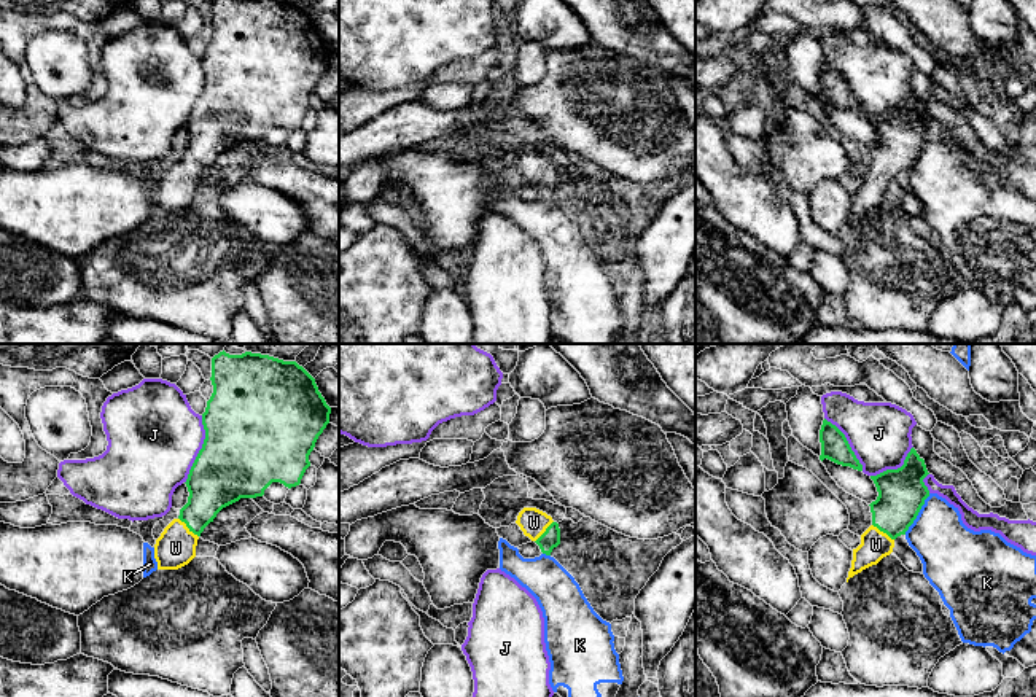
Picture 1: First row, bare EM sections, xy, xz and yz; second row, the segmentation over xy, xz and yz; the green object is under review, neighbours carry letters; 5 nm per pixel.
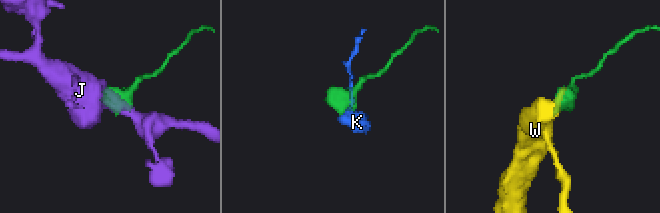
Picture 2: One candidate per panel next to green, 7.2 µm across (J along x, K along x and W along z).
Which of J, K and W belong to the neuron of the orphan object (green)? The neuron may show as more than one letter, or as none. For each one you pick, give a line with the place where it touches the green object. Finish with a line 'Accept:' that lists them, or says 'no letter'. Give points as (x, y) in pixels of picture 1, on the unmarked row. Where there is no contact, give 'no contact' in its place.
W: xy (188, 171)
Accept: W

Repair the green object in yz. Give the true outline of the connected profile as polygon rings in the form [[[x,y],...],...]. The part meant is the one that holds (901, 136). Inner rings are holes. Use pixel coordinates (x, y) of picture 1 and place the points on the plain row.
[[[912,91],[901,111],[870,119],[878,135],[877,143],[869,148],[872,169],[853,193],[847,226],[893,196],[894,183],[906,178],[929,140],[923,126],[928,118],[925,103]]]

